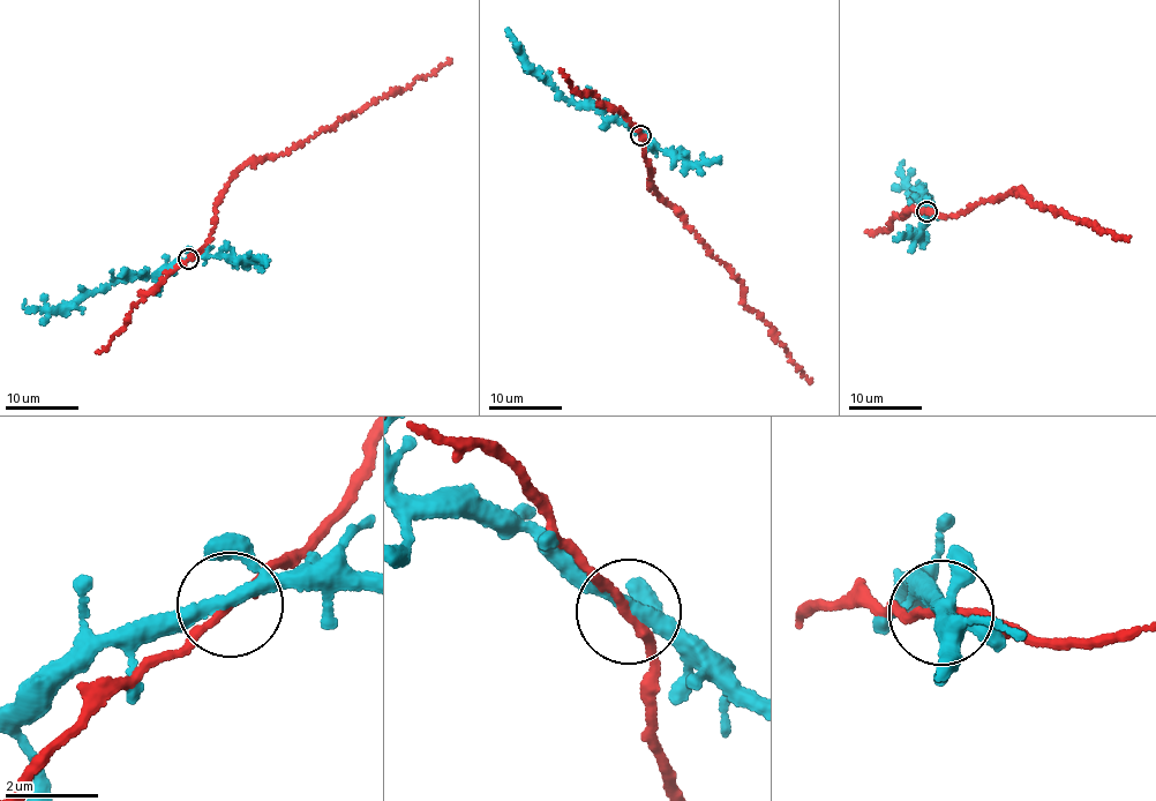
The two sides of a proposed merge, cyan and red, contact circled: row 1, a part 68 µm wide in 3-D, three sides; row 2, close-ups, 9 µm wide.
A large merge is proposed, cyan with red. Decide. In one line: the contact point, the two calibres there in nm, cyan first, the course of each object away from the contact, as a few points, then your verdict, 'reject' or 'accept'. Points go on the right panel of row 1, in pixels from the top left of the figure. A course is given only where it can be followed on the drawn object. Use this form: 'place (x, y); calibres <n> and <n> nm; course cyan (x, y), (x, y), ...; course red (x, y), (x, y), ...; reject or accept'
place (926, 211); calibres 240 and 190 nm; course cyan (926, 211), (925, 206), (923, 209), (930, 197), (925, 199), (918, 191), (915, 193), (901, 174), (903, 161); course red (926, 211), (955, 217), (985, 201), (996, 201), (1020, 191), (1034, 204), (1090, 224), (1101, 232), (1131, 238); accept

